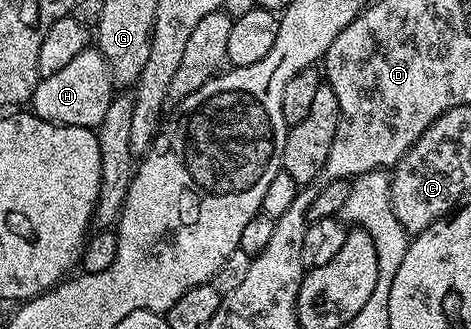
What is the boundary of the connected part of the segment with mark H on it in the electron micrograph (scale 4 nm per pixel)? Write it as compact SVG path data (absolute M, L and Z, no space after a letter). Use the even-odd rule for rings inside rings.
M89 46L64 66L58 74L42 77L29 101L34 115L51 124L64 124L78 128L98 128L113 97L113 81L107 60L94 47Z

